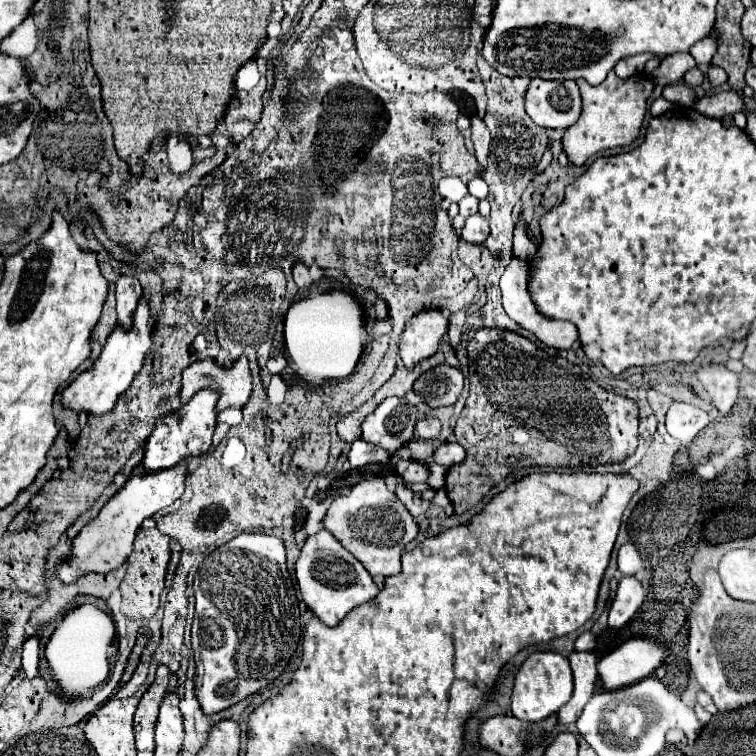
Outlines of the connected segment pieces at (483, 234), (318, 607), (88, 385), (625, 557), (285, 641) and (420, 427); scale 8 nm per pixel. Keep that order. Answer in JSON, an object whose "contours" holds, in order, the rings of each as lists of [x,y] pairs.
{"contours":[[[[473,214],[467,218],[465,226],[463,226],[463,240],[471,242],[471,244],[483,244],[489,236],[489,222],[487,218],[483,218],[481,214]]],[[[325,528],[323,532],[305,538],[295,562],[295,576],[301,600],[327,626],[337,626],[355,606],[373,600],[379,590],[363,564],[351,556],[349,550],[341,548],[337,538]]],[[[141,296],[135,312],[133,312],[133,324],[131,328],[123,328],[121,324],[115,324],[113,332],[109,334],[101,356],[95,360],[95,364],[81,372],[63,392],[63,406],[73,408],[77,412],[87,412],[87,414],[105,414],[109,412],[119,394],[123,394],[129,384],[133,382],[133,376],[141,370],[145,356],[153,348],[153,332],[155,324],[151,322],[151,310],[149,310],[149,300]]],[[[627,542],[627,544],[623,544],[619,548],[617,560],[619,560],[619,572],[627,574],[627,576],[629,574],[637,574],[643,568],[643,560],[641,560],[637,548],[631,542]]],[[[241,534],[241,536],[233,538],[229,544],[223,544],[221,548],[213,550],[203,560],[203,564],[199,566],[199,570],[193,578],[193,592],[195,592],[197,606],[195,606],[195,620],[193,620],[193,630],[191,630],[191,646],[193,646],[195,664],[197,664],[197,678],[199,678],[199,680],[195,680],[193,694],[199,700],[205,714],[215,714],[215,712],[221,712],[221,710],[237,704],[239,700],[243,700],[247,696],[259,692],[261,688],[269,686],[283,672],[283,668],[287,666],[289,658],[293,656],[293,652],[299,644],[299,636],[301,636],[299,602],[297,602],[297,594],[295,594],[295,588],[293,588],[293,582],[289,578],[289,570],[287,570],[287,564],[285,564],[285,546],[283,546],[283,542],[279,538],[267,536],[267,534]]],[[[421,418],[417,420],[417,436],[421,440],[435,440],[441,432],[441,422],[437,418]]]]}

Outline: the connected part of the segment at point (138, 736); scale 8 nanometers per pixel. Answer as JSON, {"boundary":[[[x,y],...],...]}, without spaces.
{"boundary":[[[159,666],[153,684],[145,690],[145,694],[139,700],[137,712],[135,712],[135,746],[137,750],[153,750],[153,732],[155,732],[155,722],[159,714],[159,704],[167,692],[169,686],[169,668]]]}

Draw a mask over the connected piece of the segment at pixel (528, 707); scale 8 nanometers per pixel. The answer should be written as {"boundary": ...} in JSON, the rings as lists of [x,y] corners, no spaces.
{"boundary":[[[535,652],[523,662],[519,674],[515,676],[511,712],[519,720],[539,722],[555,714],[563,704],[567,704],[571,694],[573,694],[573,674],[569,668],[569,660],[557,652]]]}

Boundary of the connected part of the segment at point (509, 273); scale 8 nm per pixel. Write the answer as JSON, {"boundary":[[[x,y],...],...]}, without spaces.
{"boundary":[[[511,260],[509,266],[505,268],[503,276],[501,276],[501,294],[503,294],[503,308],[507,312],[507,316],[511,320],[515,320],[521,328],[529,330],[539,342],[543,342],[545,346],[557,348],[557,350],[571,350],[573,344],[577,342],[577,330],[571,322],[557,322],[557,320],[549,320],[545,318],[533,304],[529,290],[527,290],[527,280],[529,280],[529,264],[523,260]]]}

